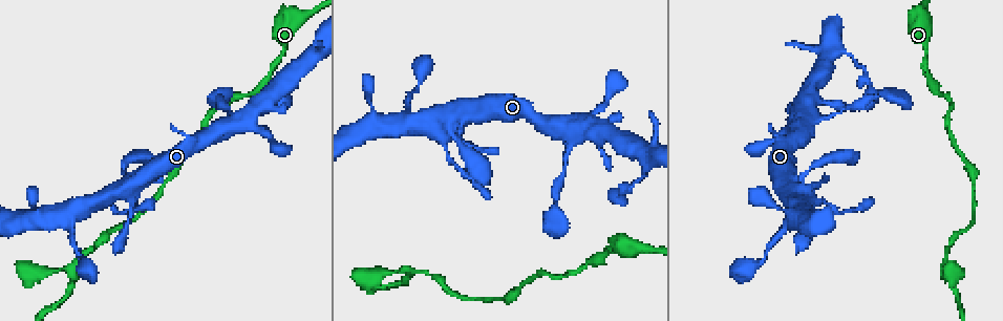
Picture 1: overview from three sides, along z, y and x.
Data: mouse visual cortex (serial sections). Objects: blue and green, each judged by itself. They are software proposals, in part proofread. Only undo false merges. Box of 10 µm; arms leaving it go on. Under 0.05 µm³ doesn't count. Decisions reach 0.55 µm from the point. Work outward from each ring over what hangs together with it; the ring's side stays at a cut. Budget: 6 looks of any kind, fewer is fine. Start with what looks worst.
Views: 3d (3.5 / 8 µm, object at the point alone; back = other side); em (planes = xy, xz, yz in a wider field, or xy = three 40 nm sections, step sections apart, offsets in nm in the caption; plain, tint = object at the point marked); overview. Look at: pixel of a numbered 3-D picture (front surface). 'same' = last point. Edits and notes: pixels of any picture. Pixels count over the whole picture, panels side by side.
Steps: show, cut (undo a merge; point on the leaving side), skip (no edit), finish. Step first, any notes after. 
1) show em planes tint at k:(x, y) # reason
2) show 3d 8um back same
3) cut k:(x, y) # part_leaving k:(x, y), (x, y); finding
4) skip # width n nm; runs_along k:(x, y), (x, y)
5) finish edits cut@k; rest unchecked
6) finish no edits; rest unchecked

show 3d 3.5um at 1:(74, 270) # a narrow waist

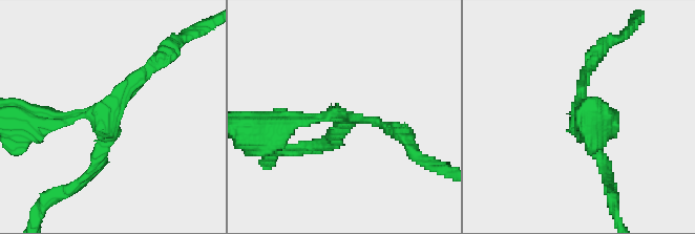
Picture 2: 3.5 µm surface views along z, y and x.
show em xy step 5 tint at 2:(340, 115) # arms 3; arm_widths 150, 150, 150 nm

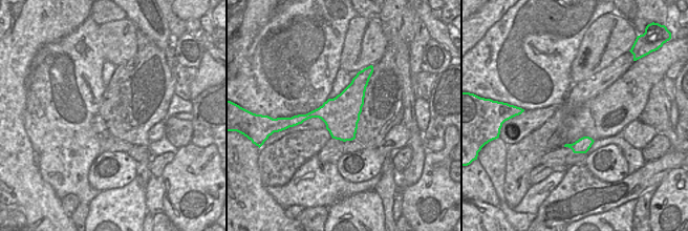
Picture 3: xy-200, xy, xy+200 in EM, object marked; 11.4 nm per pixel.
skip # width 420 nm; runs_along 2:(150, 64), (105, 115), (38, 115); continuous, no second cell

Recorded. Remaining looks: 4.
show 3d 8um at 1:(445, 142) # sudden change in width

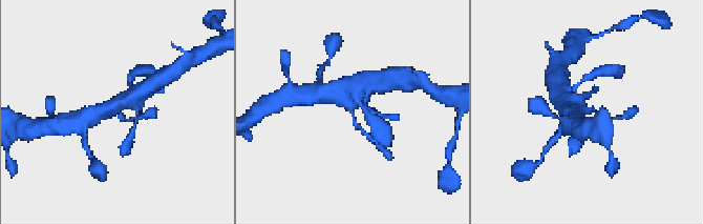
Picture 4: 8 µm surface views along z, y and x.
show 3d 3.5um same # zoom in

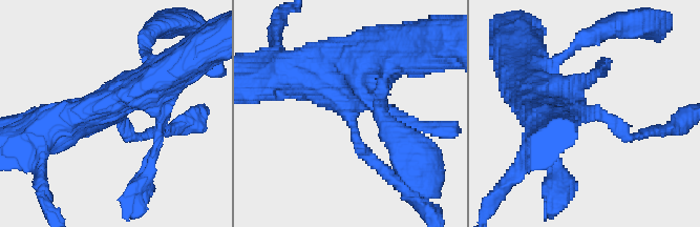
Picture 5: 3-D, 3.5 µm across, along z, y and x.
show em xy step 5 tint at 5:(583, 111) # arm_widths 200, 500 nm; shape alone is not enough

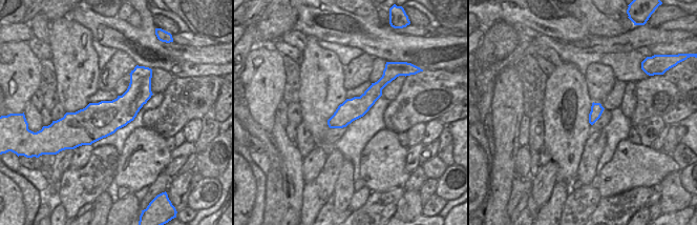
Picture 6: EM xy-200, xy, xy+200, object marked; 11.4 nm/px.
skip # runs_along 6:(383, 82), (360, 105), (331, 124); continuous, no second cell

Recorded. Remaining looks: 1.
finish no edits; rest unchecked

